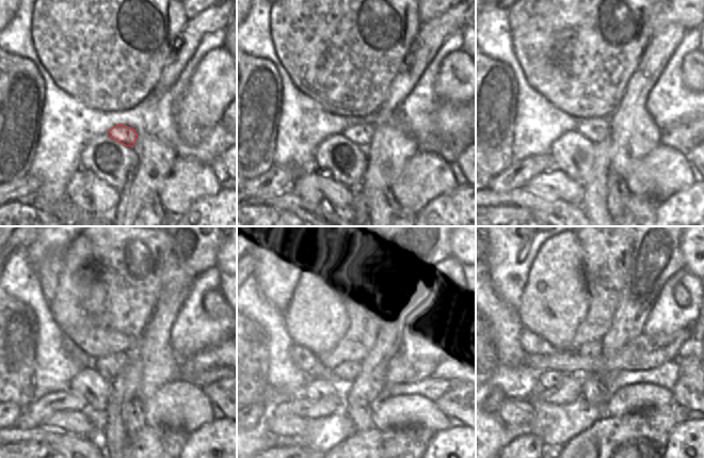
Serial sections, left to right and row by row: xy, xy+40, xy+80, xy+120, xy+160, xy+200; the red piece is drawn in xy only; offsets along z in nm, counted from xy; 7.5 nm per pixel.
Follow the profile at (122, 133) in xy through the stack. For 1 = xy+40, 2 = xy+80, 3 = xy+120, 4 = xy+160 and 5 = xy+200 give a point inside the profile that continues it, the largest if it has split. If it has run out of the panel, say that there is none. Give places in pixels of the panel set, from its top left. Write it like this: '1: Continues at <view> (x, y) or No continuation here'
1: Continues at xy+40 (362, 133)
2: Continues at xy+80 (594, 129)
3: Continues at xy+120 (109, 366)
4: Continues at xy+160 (346, 361)
5: Continues at xy+200 (593, 348).

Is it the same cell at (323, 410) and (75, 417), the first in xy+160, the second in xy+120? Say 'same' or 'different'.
different

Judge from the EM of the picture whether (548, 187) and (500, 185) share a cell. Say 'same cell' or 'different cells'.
different cells

